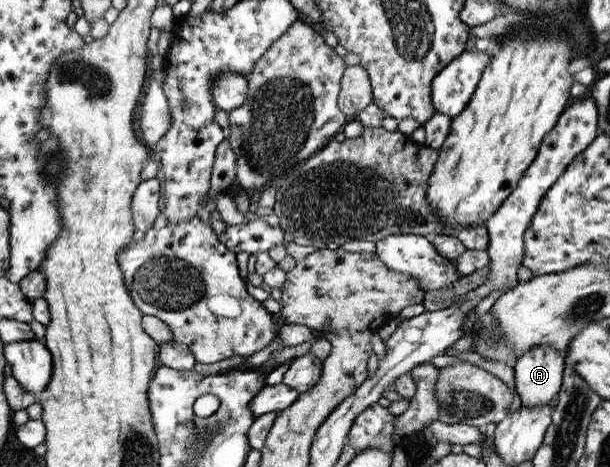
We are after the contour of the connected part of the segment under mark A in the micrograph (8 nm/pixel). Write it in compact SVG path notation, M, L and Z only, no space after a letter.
M539 345L518 358L515 386L521 405L536 407L550 403L560 391L567 357L549 345Z

